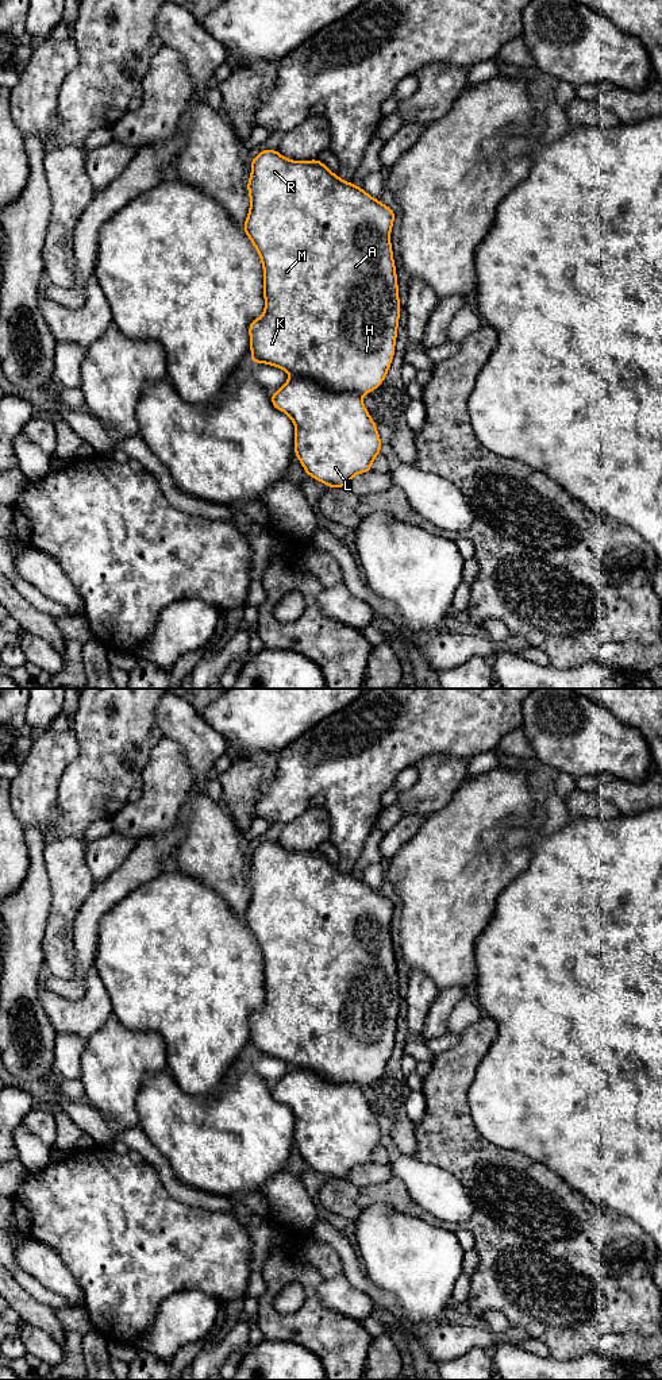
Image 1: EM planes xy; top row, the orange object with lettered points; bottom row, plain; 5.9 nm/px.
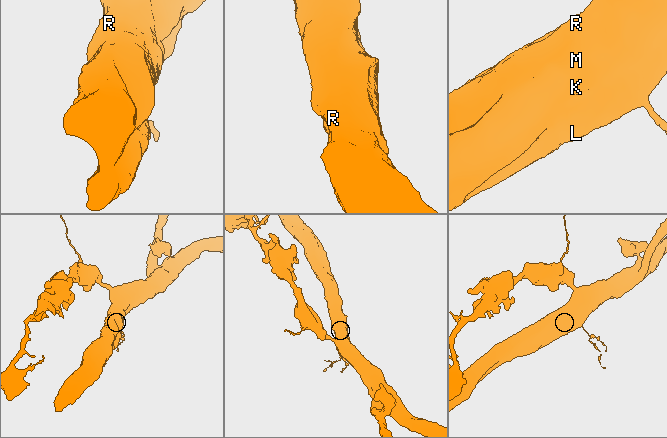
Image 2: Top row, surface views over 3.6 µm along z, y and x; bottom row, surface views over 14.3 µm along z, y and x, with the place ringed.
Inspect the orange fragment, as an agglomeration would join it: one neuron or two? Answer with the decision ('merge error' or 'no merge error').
merge error

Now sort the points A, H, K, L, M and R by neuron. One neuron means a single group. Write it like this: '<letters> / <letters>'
A H K M R / L

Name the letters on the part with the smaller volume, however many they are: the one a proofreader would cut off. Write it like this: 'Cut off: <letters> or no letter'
Cut off: L

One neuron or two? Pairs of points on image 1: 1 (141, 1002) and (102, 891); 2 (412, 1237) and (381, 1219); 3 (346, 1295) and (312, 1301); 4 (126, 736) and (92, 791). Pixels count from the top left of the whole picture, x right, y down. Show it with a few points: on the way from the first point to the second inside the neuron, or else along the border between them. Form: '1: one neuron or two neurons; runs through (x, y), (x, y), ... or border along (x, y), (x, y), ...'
1: two neurons; border along (133, 891), (123, 897), (100, 920), (97, 941)
2: one neuron; runs through (404, 1237), (399, 1237), (389, 1228)
3: two neurons; border along (323, 1279), (319, 1301), (347, 1317)
4: one neuron; runs through (114, 750), (108, 768), (99, 778)

